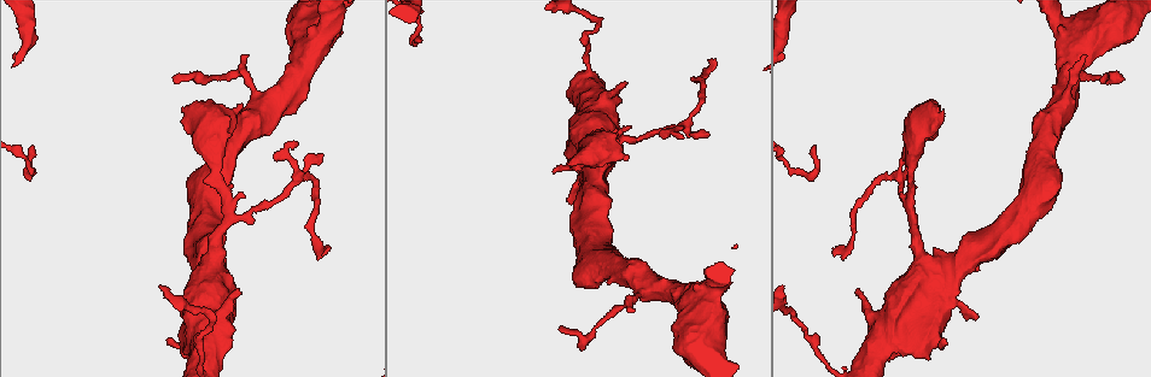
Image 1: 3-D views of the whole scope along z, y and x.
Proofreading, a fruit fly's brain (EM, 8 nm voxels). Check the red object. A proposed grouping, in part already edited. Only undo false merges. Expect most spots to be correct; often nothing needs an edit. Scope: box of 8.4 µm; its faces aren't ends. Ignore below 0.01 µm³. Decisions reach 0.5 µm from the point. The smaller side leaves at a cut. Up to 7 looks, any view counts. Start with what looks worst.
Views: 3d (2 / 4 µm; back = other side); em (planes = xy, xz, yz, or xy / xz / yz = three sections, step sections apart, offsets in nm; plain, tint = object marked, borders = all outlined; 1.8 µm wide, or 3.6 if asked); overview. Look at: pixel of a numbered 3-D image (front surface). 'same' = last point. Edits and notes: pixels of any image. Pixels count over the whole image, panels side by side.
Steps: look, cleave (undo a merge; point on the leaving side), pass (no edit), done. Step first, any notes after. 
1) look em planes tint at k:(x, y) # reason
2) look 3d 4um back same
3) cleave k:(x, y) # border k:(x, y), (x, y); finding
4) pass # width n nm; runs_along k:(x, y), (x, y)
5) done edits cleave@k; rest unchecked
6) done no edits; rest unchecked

look em yz step 8 tint at 1:(682, 127) # sharp bend

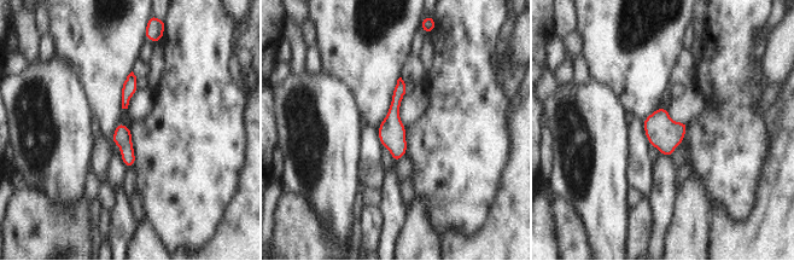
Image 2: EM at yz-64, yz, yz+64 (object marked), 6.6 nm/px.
look em planes tint same # another direction

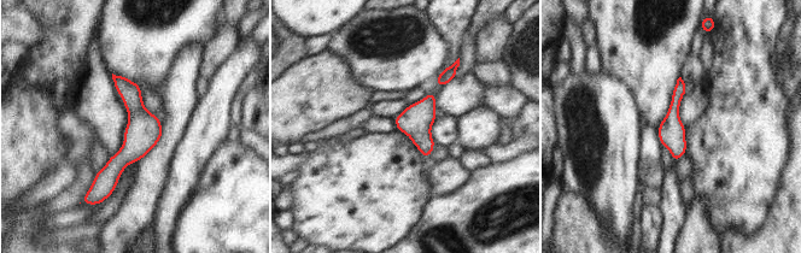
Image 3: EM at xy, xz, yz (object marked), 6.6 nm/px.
pass # width 180 nm; runs_along 3:(121, 78), (135, 146), (98, 187); continuous, no second neuron

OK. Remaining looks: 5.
look 3d 2um at 1:(914, 221) # three arms meet

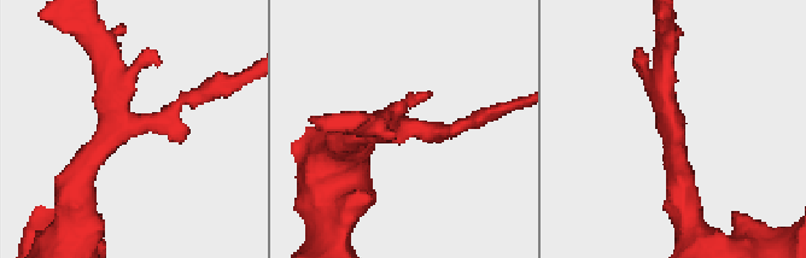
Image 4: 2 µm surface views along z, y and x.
look em planes plain at 4:(667, 131) # arms 3

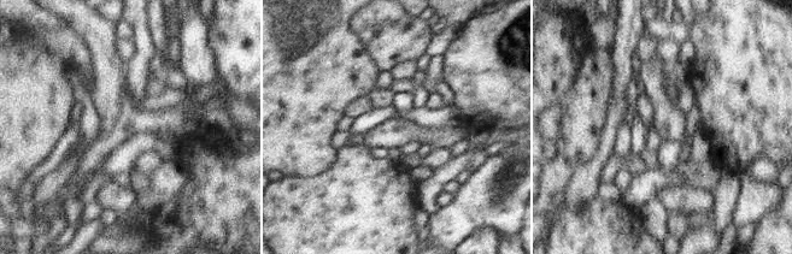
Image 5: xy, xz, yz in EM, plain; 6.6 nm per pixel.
look em planes tint same # where the object lies

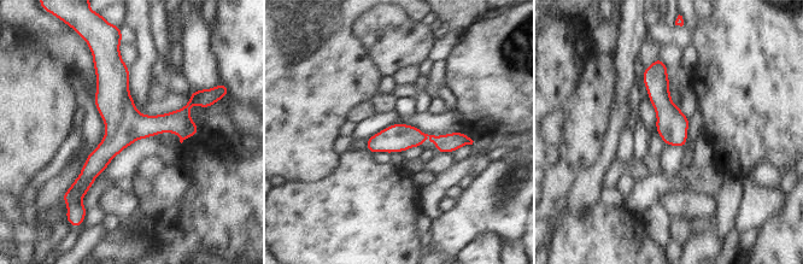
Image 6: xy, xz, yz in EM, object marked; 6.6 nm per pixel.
pass # runs_along 6:(116, 63), (116, 140), (83, 189); one neuron here

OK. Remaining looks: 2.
done no edits; rest unchecked

